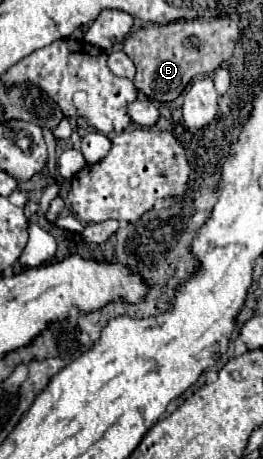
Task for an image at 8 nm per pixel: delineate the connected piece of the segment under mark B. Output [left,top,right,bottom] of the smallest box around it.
[123,19,239,101]

